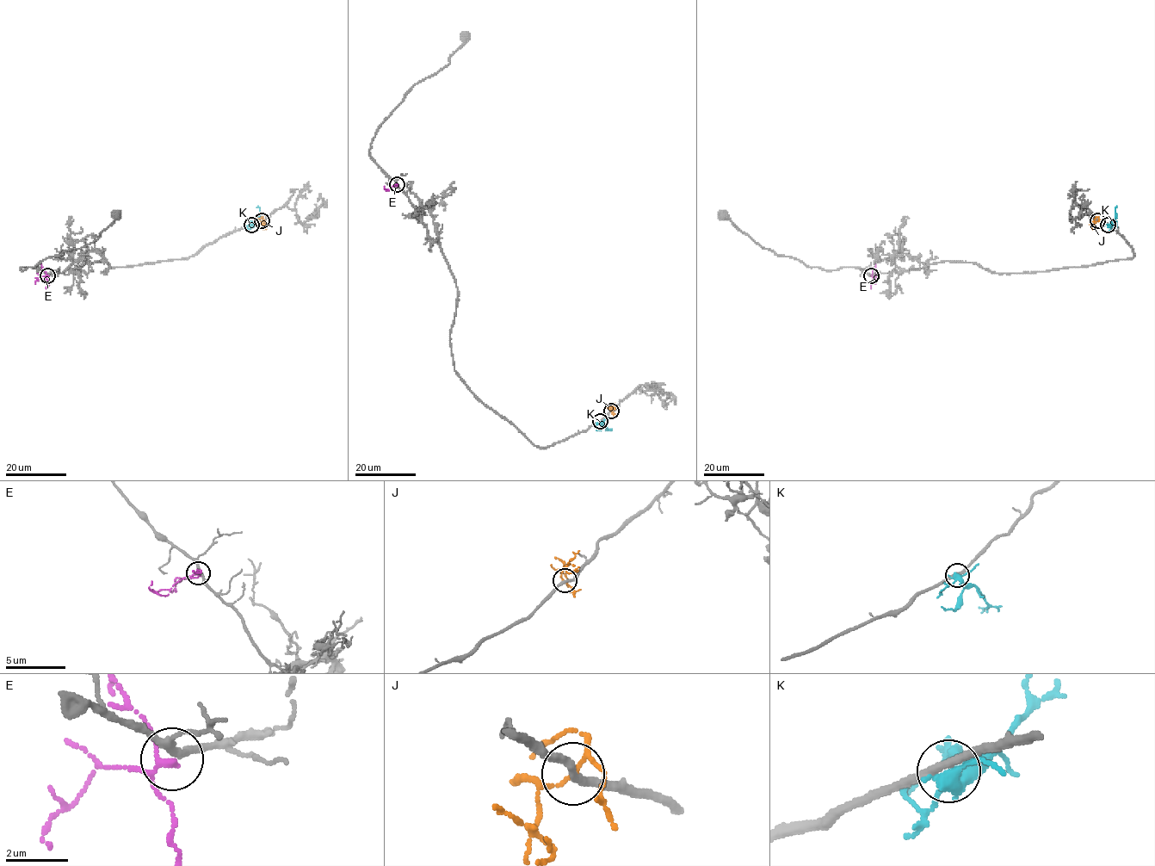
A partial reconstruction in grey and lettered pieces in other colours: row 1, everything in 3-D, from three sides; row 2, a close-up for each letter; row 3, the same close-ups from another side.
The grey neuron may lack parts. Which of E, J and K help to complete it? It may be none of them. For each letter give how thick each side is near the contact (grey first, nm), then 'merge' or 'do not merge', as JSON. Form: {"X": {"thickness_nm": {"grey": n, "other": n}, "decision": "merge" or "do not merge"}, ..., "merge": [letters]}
{"E": {"thickness_nm": {"grey": 240, "other": 140}, "decision": "merge"}, "J": {"thickness_nm": {"grey": 240, "other": 90}, "decision": "do not merge"}, "K": {"thickness_nm": {"grey": 280, "other": 300}, "decision": "do not merge"}, "merge": ["E"]}

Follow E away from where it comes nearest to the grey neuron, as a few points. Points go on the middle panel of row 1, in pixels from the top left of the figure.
E: (397, 185), (388, 190), (385, 186)

